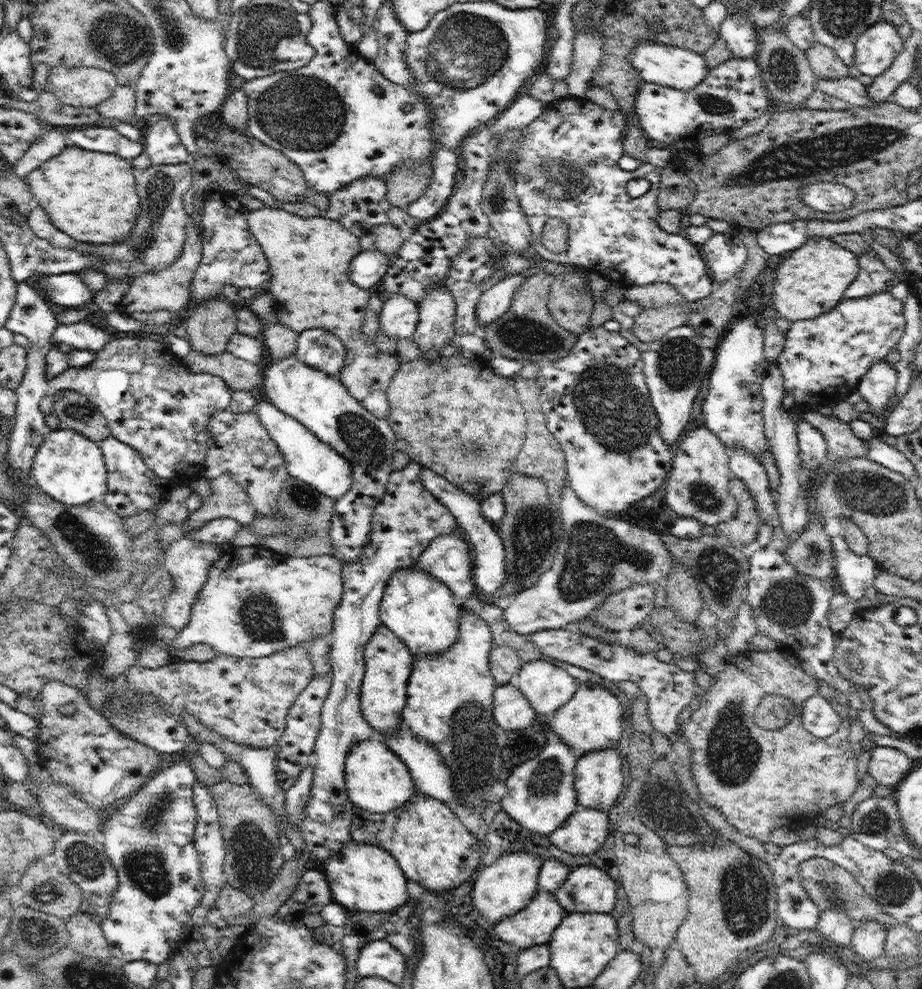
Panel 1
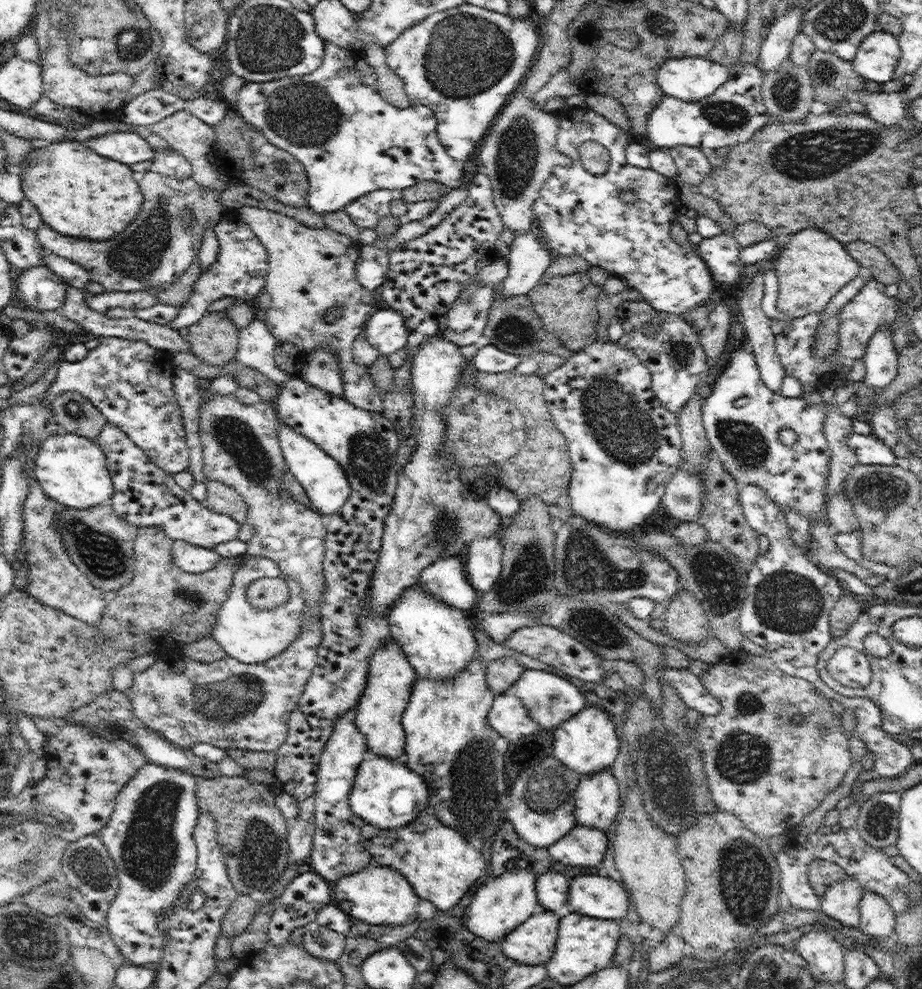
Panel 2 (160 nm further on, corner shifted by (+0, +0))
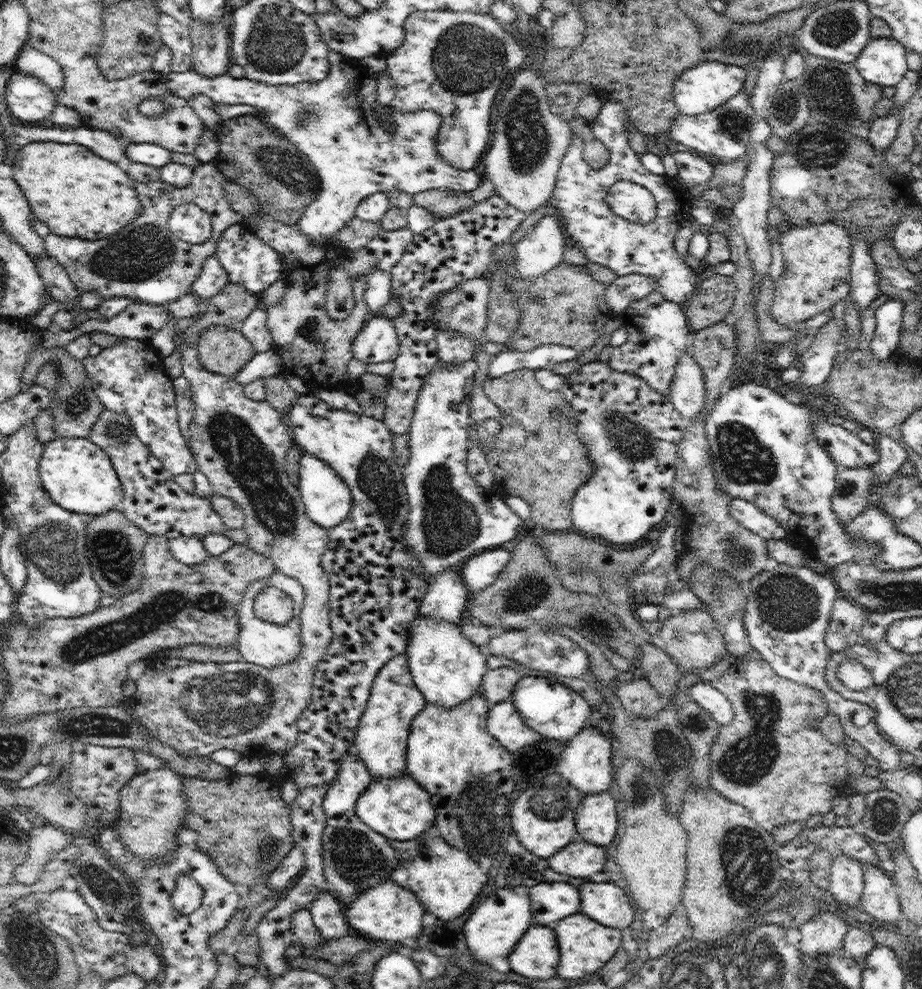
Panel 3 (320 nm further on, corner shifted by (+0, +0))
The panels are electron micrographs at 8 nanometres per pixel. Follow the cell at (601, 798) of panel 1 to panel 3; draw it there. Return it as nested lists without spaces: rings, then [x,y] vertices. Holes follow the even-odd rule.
[[[610,789],[600,794],[584,795],[575,810],[578,838],[604,848],[616,843],[618,822],[617,800],[609,792]]]

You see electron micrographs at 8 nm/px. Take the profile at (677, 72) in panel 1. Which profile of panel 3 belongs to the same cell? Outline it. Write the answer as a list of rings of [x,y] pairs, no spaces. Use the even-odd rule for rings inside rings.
[[[704,60],[683,72],[673,86],[674,100],[682,114],[704,114],[734,98],[744,88],[746,70],[744,67],[724,64],[715,60]]]

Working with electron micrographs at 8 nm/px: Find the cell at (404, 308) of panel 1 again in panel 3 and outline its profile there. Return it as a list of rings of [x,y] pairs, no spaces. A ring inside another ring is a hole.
[[[374,314],[354,337],[352,355],[366,363],[394,361],[398,356],[399,340],[392,319]]]

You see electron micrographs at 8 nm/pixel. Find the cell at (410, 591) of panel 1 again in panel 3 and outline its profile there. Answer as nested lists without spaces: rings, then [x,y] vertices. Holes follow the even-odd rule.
[[[417,616],[409,626],[406,654],[409,656],[414,685],[428,703],[454,709],[472,695],[482,692],[483,677],[487,671],[486,653],[483,648],[463,637],[459,624]]]

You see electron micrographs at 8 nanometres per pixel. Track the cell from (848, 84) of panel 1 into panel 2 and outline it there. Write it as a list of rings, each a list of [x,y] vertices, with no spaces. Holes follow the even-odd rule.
[[[864,89],[856,94],[856,100],[864,103],[868,110],[867,115],[882,126],[895,126],[905,121],[906,106],[903,91],[886,93],[881,90],[874,93]]]

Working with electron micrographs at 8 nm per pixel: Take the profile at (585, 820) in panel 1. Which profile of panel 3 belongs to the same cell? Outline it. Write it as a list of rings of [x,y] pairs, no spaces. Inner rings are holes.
[[[580,838],[548,858],[550,868],[558,874],[568,874],[574,878],[589,878],[602,872],[606,864],[607,848],[592,845]]]

